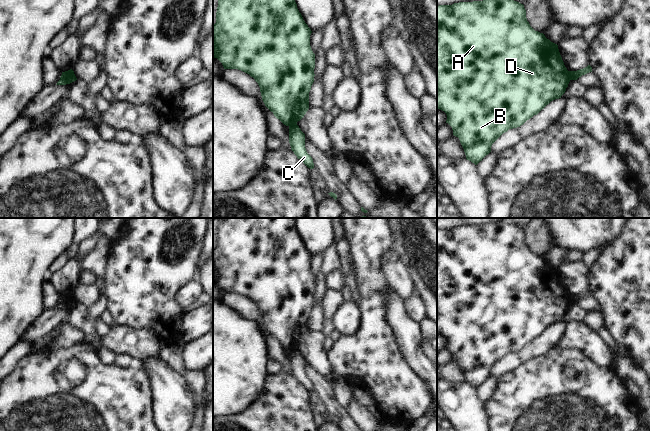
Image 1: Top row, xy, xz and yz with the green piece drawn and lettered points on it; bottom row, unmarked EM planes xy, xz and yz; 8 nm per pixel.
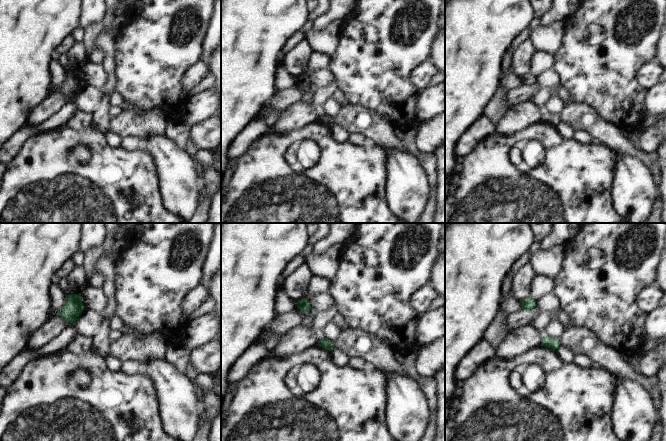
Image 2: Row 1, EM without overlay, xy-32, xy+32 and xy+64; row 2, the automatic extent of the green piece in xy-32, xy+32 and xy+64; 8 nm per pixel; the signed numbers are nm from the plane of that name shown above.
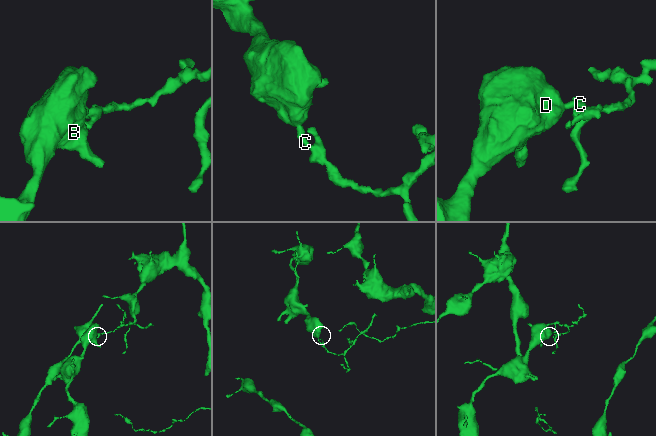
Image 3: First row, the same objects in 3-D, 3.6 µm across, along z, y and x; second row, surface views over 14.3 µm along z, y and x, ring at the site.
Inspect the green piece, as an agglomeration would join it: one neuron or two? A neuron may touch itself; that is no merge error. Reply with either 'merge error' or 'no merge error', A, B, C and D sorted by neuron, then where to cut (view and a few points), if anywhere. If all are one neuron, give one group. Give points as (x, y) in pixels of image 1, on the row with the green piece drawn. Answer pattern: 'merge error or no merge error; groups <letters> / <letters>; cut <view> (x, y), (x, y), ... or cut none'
merge error; groups A B D / C; cut xy (66, 71), (70, 82)

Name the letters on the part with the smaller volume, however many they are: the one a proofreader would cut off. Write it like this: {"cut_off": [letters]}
{"cut_off": ["C"]}

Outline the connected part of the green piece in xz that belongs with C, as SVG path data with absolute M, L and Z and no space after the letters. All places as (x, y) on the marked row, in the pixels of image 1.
M296 124L289 126L289 143L291 150L308 168L313 169L314 163L312 157L305 148L305 134Z

